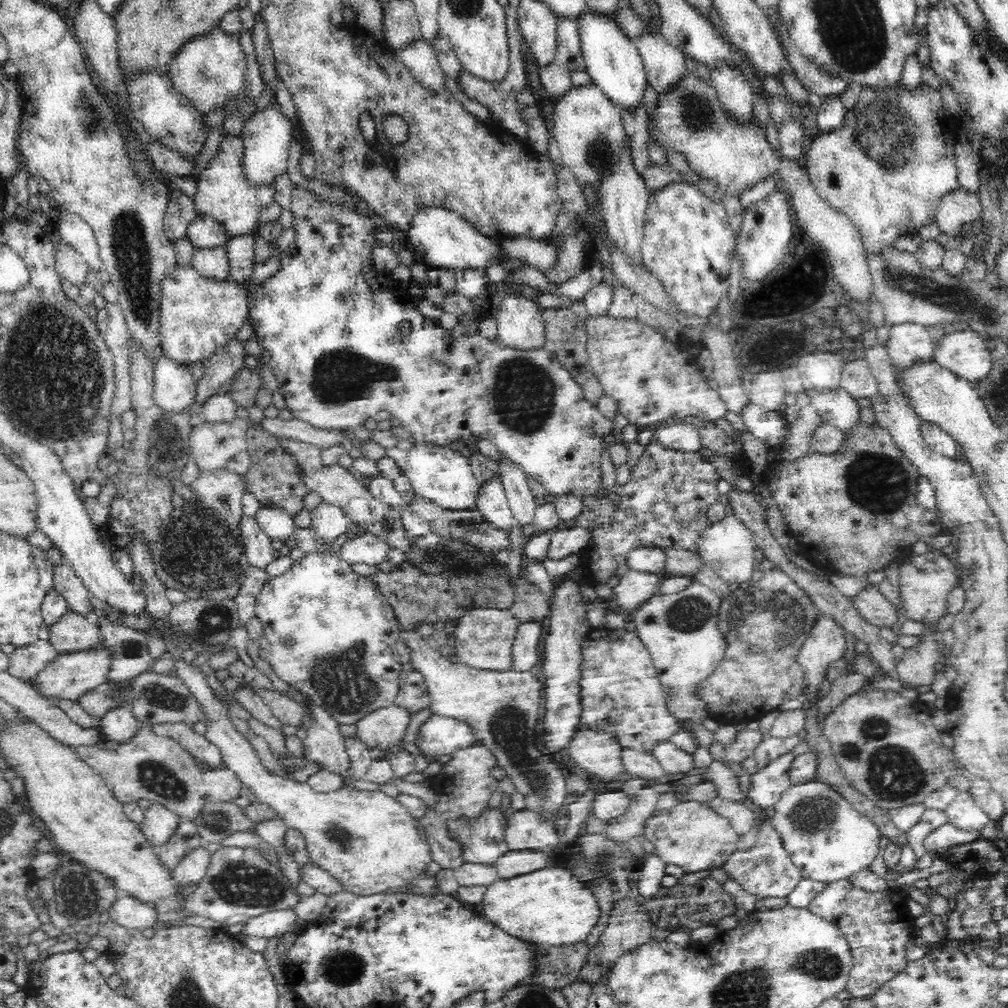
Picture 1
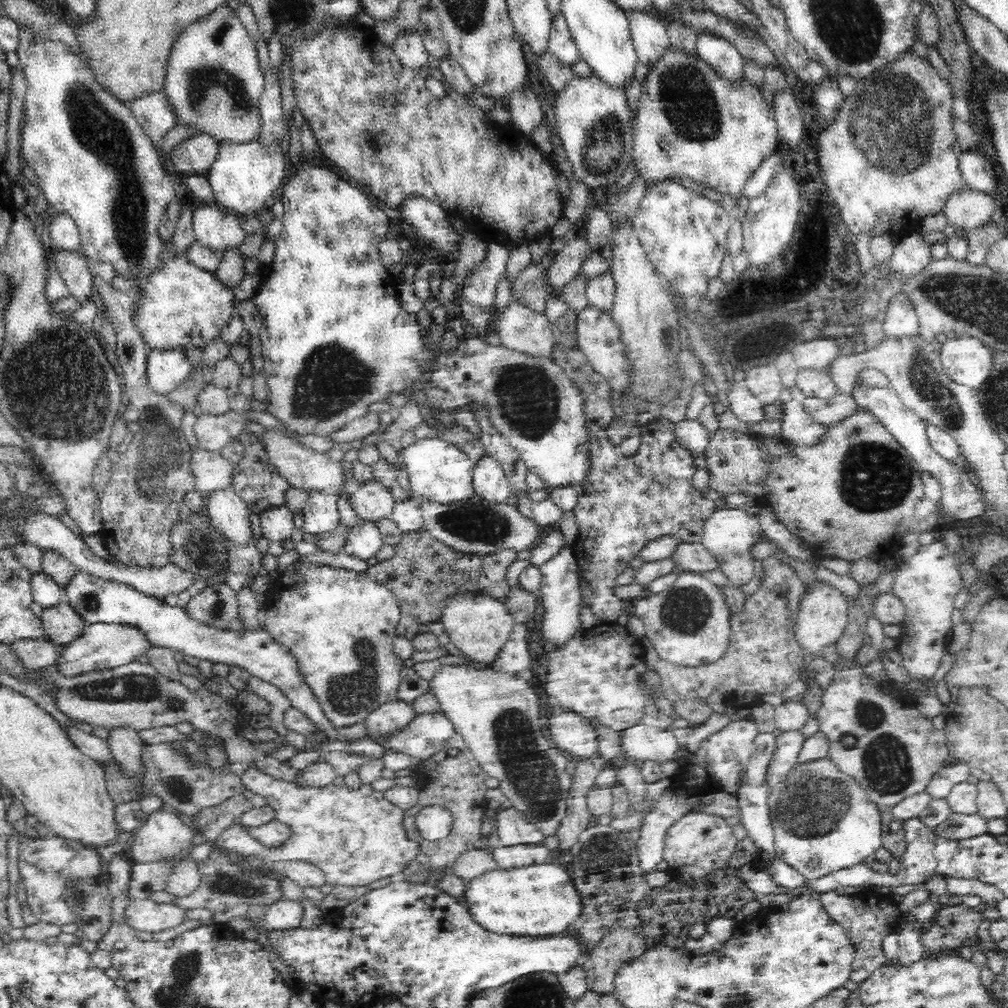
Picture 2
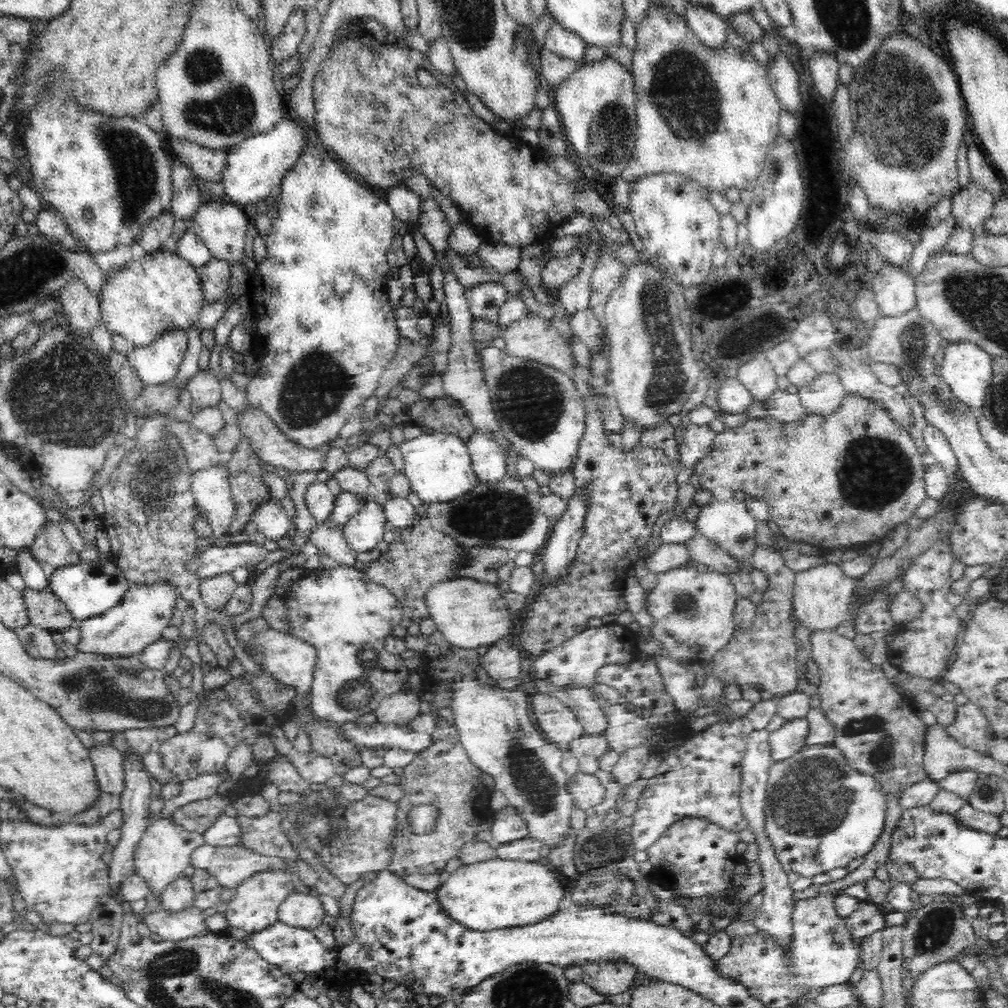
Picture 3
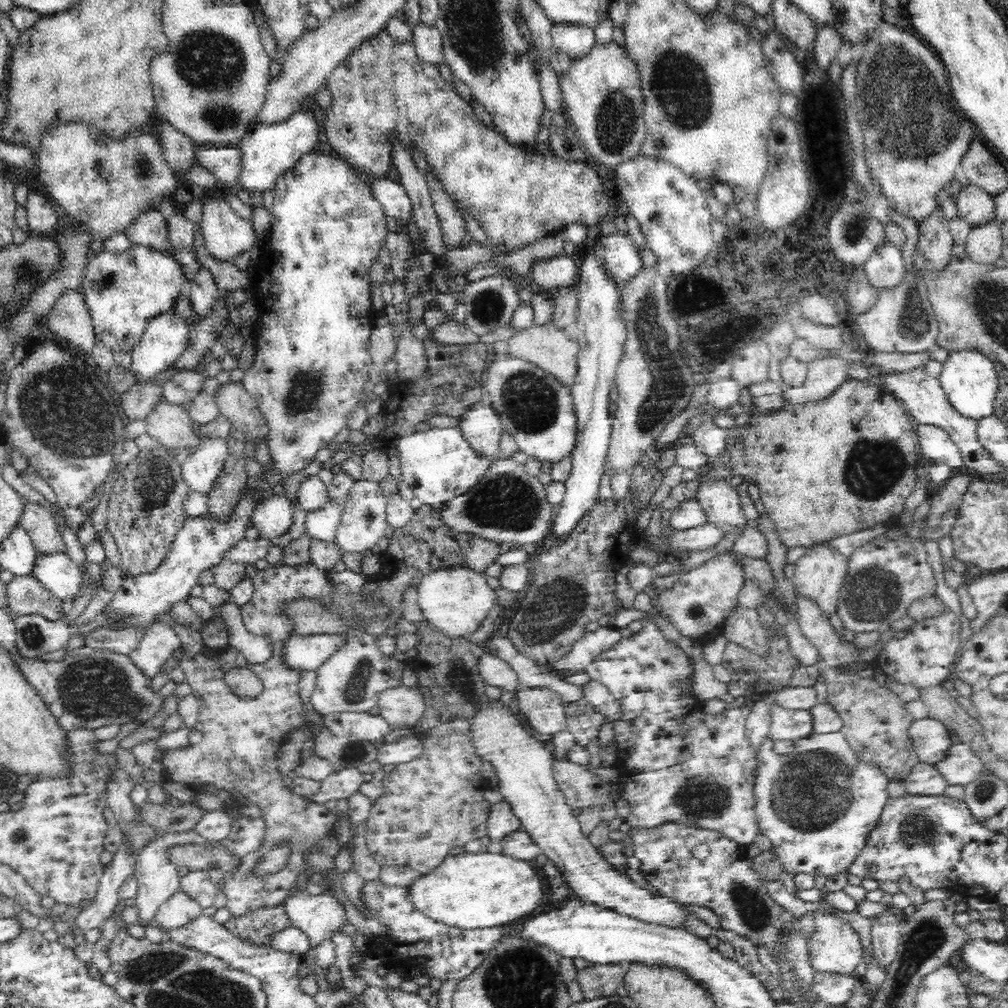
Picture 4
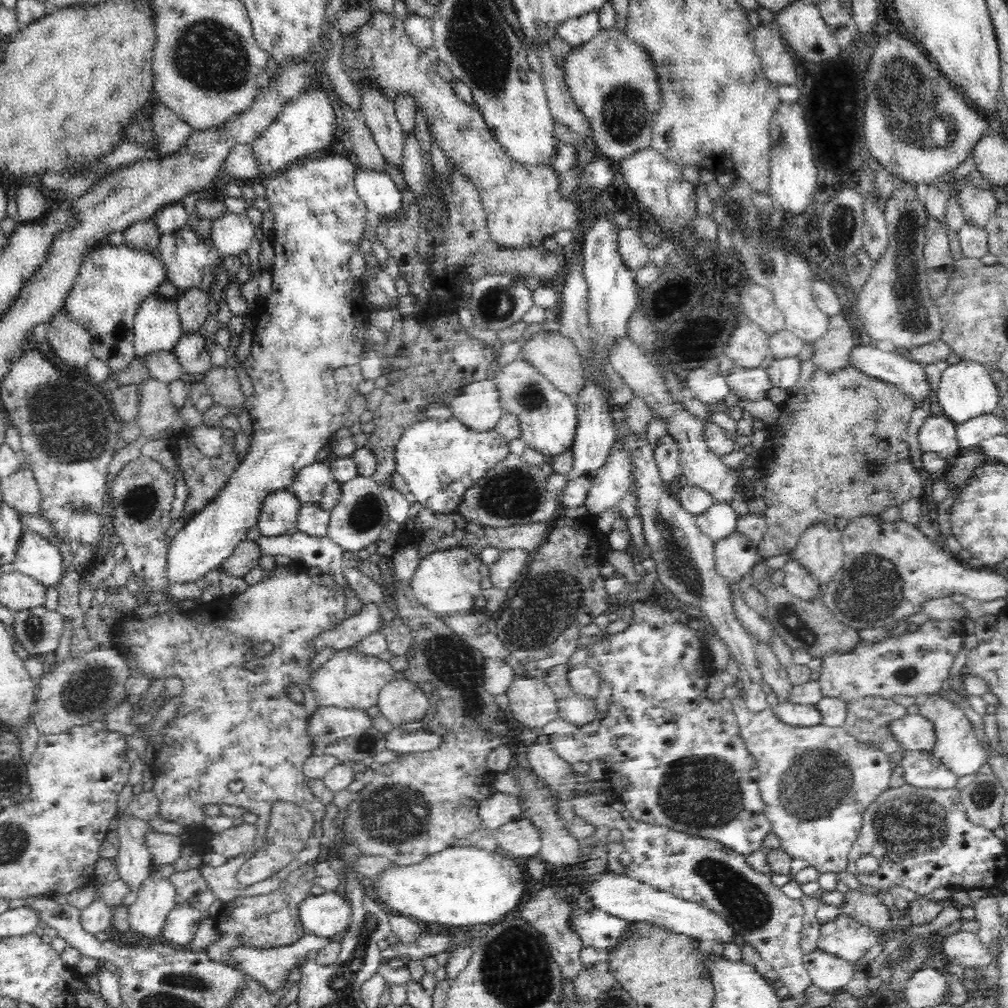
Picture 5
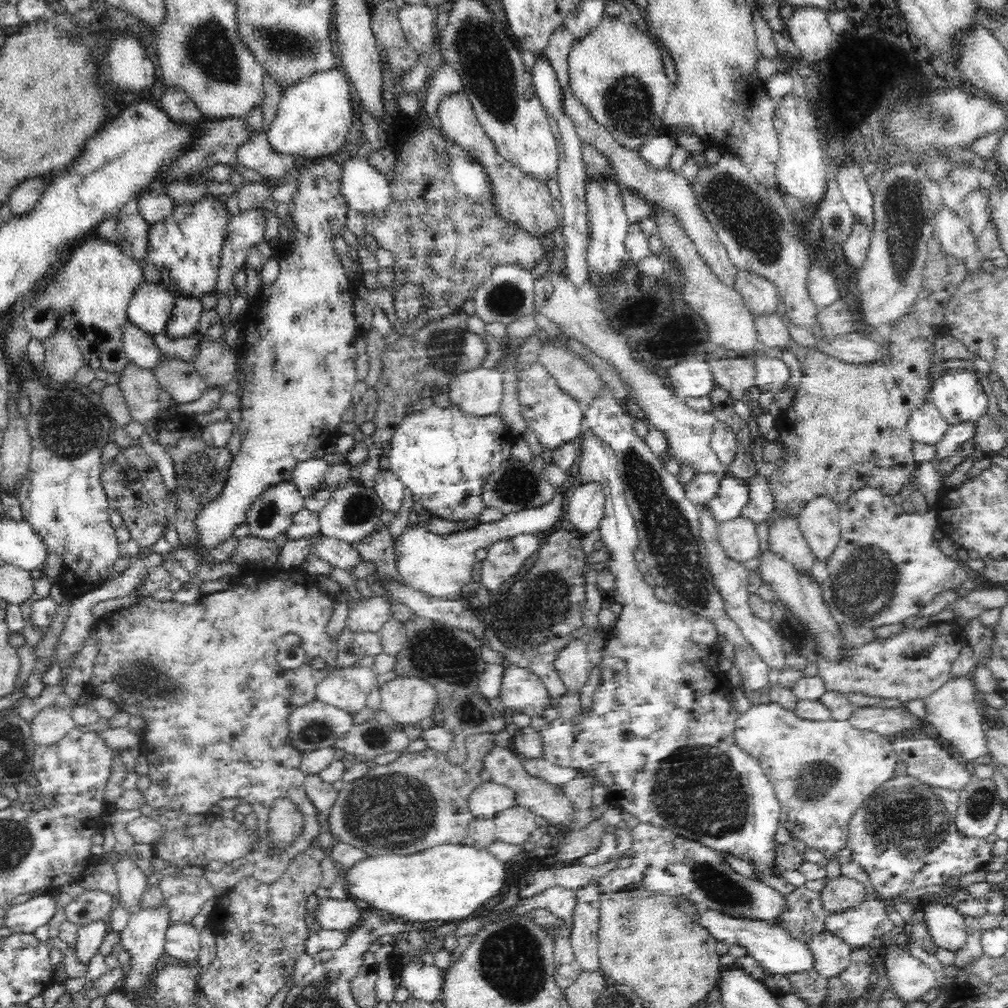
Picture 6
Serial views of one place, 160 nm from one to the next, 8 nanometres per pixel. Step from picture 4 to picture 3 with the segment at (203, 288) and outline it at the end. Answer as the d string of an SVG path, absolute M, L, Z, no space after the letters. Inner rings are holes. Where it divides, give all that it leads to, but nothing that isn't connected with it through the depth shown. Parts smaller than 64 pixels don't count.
M213 258L204 267L196 267L204 281L204 295L207 303L218 300L230 288L233 265L222 259Z

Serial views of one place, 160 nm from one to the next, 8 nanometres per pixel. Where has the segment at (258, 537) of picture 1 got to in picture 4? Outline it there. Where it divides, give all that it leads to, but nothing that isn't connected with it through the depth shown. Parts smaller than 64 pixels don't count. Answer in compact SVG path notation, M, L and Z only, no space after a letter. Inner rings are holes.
M203 438L200 448L190 456L190 459L182 461L181 476L184 483L188 484L189 491L200 493L206 497L214 493L220 472L224 471L228 459L228 445L224 440L210 440Z

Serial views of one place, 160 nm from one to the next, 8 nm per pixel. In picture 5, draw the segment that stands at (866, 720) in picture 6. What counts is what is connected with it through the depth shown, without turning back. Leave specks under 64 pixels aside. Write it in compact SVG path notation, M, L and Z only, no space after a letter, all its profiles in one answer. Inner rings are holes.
M919 713L906 714L892 722L891 730L907 751L933 753L936 729L934 723L925 716Z

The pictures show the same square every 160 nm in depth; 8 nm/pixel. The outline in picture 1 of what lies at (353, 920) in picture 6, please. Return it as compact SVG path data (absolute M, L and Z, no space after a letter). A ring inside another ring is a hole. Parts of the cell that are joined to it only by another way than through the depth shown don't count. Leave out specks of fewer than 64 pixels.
M278 910L278 912L267 912L260 916L247 920L235 933L242 933L247 938L274 938L282 936L291 930L291 926L298 918L294 910Z

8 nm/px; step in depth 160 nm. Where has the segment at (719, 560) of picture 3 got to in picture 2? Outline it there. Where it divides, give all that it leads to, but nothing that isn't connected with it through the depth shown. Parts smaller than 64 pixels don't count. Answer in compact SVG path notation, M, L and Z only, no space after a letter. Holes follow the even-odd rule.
M701 543L679 544L670 558L678 573L710 572L710 570L718 567L716 560L702 547Z

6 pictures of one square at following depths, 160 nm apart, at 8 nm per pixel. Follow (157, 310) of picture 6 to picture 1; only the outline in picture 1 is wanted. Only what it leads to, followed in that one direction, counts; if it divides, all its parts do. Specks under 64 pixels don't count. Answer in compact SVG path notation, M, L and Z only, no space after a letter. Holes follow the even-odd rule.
M166 355L154 366L153 401L168 414L184 414L196 402L198 379Z

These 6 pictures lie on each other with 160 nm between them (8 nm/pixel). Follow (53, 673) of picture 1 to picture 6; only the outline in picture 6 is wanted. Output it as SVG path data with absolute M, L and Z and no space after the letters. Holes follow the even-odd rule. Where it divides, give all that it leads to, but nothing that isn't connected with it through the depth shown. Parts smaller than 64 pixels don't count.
M324 156L320 162L316 164L310 164L309 166L297 166L296 174L287 177L292 181L295 181L295 188L293 189L292 196L286 202L286 208L288 213L285 218L285 227L290 230L290 256L278 258L280 265L280 274L277 279L272 282L271 285L264 286L262 296L266 296L266 304L264 304L264 316L260 316L260 324L258 324L258 332L260 332L260 340L254 342L254 344L246 345L245 356L245 375L243 383L243 392L241 394L241 420L238 424L238 432L241 438L241 448L236 455L233 456L233 462L229 469L229 476L220 496L215 500L204 504L204 507L198 512L196 520L194 520L193 528L196 531L194 537L192 549L197 553L212 553L216 551L220 546L224 545L227 539L232 539L234 536L234 530L244 524L248 517L248 512L251 512L252 504L256 503L256 500L266 491L277 485L284 484L284 482L291 481L296 465L302 462L307 462L314 458L314 452L318 448L324 448L328 444L328 440L332 438L332 434L338 431L339 424L342 423L342 416L346 412L346 408L352 405L352 390L354 390L354 381L356 380L355 365L354 362L358 358L356 353L356 342L363 334L358 323L356 323L356 317L354 316L354 298L355 294L350 292L350 286L352 286L352 279L348 276L348 272L344 269L344 264L340 262L340 256L334 248L334 238L342 236L346 226L348 226L348 200L344 197L340 182L342 182L342 162L336 160L332 156Z

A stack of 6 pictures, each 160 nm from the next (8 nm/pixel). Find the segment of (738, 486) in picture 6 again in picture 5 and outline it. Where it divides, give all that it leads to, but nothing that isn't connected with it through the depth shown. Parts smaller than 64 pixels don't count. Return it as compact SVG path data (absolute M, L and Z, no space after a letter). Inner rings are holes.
M714 504L705 514L695 518L698 530L710 538L714 545L737 531L738 519L732 506Z

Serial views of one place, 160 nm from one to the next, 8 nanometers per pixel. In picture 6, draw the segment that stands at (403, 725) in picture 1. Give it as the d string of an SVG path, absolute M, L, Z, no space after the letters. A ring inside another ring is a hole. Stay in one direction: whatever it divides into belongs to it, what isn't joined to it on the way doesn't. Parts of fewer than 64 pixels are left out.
M414 676L395 677L379 690L381 708L398 726L416 724L434 712L437 692L426 680Z

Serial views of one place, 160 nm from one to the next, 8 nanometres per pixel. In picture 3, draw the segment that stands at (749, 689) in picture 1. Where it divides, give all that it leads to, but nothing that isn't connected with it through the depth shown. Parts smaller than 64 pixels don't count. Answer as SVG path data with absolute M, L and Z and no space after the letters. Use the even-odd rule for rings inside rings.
M757 547L752 556L752 565L754 568L762 571L768 579L768 587L764 592L762 602L758 604L752 624L746 628L738 627L735 629L730 642L721 648L716 654L704 663L689 664L687 669L692 672L694 679L694 686L702 689L704 682L710 675L720 680L721 686L760 686L762 690L770 692L770 694L777 696L786 695L790 692L796 691L796 684L798 680L798 666L796 665L796 622L792 618L793 610L793 592L795 582L795 572L791 571L786 562L782 559L782 555L778 554L768 548Z

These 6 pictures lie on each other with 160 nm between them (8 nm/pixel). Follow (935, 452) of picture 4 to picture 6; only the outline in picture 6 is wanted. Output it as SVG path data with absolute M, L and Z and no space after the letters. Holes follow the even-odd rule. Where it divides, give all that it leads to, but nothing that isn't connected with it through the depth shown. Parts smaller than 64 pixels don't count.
M927 400L918 410L912 412L907 427L915 442L936 446L942 442L949 424L940 411Z

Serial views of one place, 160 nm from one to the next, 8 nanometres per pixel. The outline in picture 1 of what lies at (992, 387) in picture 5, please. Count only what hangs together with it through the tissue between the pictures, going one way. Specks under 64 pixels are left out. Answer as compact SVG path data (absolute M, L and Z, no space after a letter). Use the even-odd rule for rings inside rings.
M971 328L944 334L935 345L934 361L970 382L988 376L991 354L984 336Z

